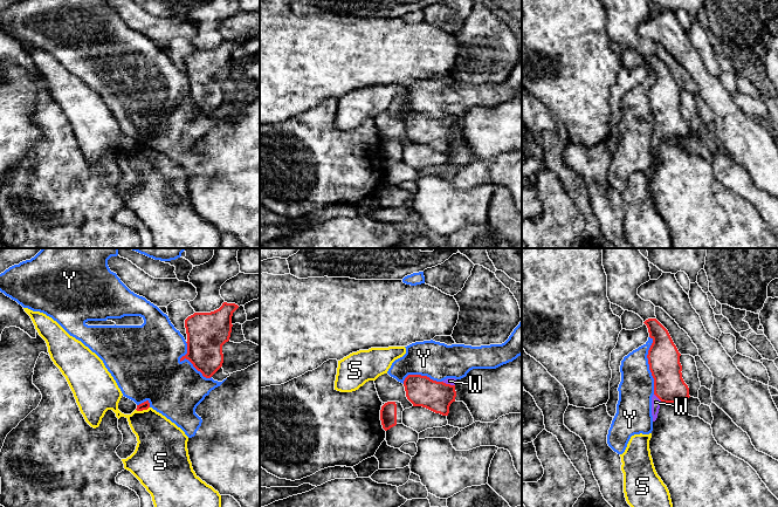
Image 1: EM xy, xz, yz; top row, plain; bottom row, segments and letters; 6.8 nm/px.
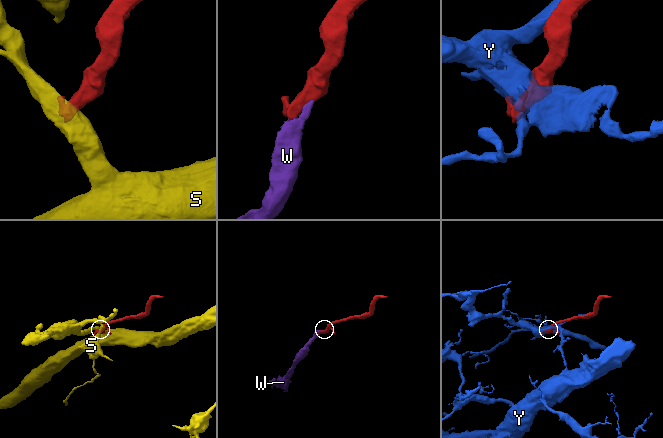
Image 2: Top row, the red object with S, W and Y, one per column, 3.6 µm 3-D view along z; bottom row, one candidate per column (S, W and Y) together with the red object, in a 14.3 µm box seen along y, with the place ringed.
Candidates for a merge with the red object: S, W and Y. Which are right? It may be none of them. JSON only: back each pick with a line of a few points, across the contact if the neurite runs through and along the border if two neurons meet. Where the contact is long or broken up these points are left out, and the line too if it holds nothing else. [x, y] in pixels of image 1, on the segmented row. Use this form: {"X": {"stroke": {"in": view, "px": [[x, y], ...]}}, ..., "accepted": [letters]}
{"accepted": ["W"]}

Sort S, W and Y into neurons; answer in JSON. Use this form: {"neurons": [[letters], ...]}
{"neurons": [["S"], ["W"], ["Y"]]}

